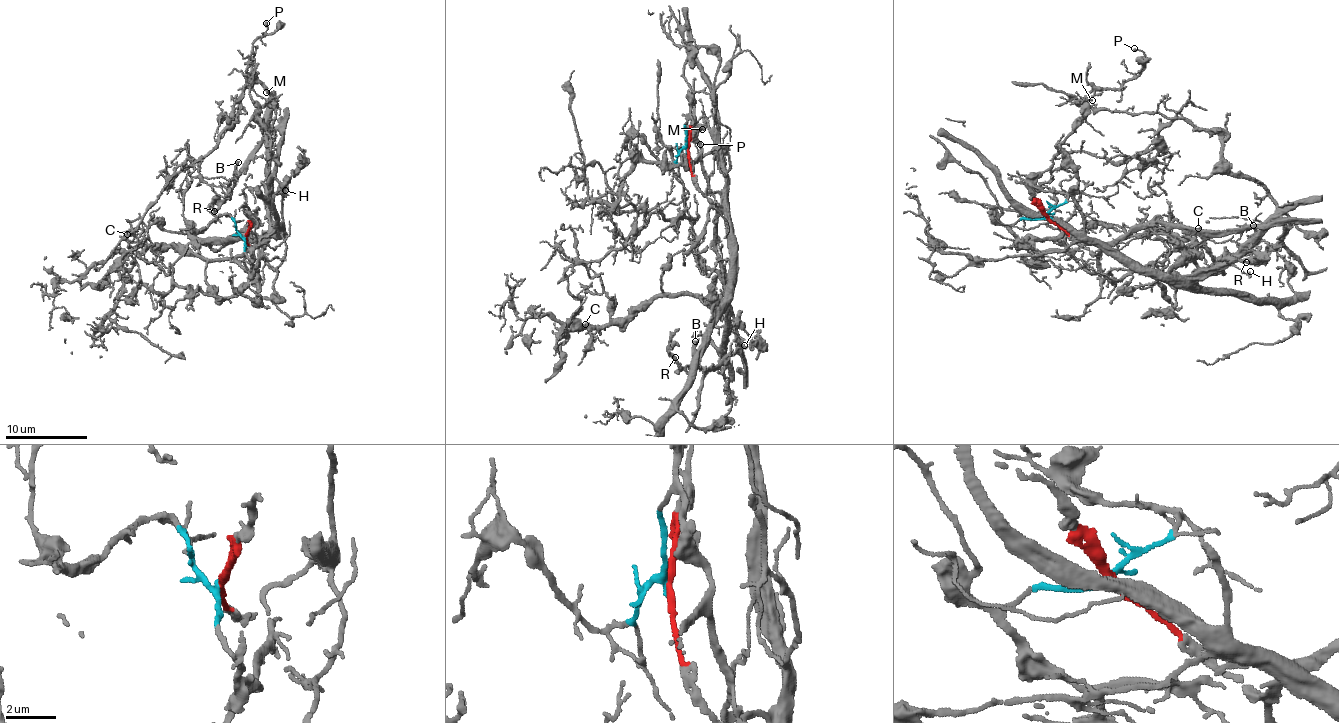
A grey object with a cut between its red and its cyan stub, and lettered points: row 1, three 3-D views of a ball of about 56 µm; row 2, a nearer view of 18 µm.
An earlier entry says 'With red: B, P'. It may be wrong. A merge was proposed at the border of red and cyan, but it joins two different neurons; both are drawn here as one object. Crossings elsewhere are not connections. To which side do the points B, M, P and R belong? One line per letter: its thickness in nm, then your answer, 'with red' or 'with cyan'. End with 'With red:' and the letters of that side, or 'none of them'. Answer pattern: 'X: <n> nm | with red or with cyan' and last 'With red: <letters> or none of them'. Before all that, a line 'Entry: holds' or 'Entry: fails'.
Entry: fails
B: 220 nm | with red
M: 130 nm | with cyan
P: 140 nm | with cyan
R: 200 nm | with red
With red: B, R

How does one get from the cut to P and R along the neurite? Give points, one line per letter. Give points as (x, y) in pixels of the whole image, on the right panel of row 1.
P: (1047, 217), (1011, 228), (1050, 252), (1091, 241), (1061, 141), (1089, 94), (1120, 88), (1145, 63), (1133, 48)
R: (1047, 217), (1096, 253), (1152, 224), (1220, 231), (1284, 222), (1282, 240), (1267, 248), (1260, 262), (1245, 262)

